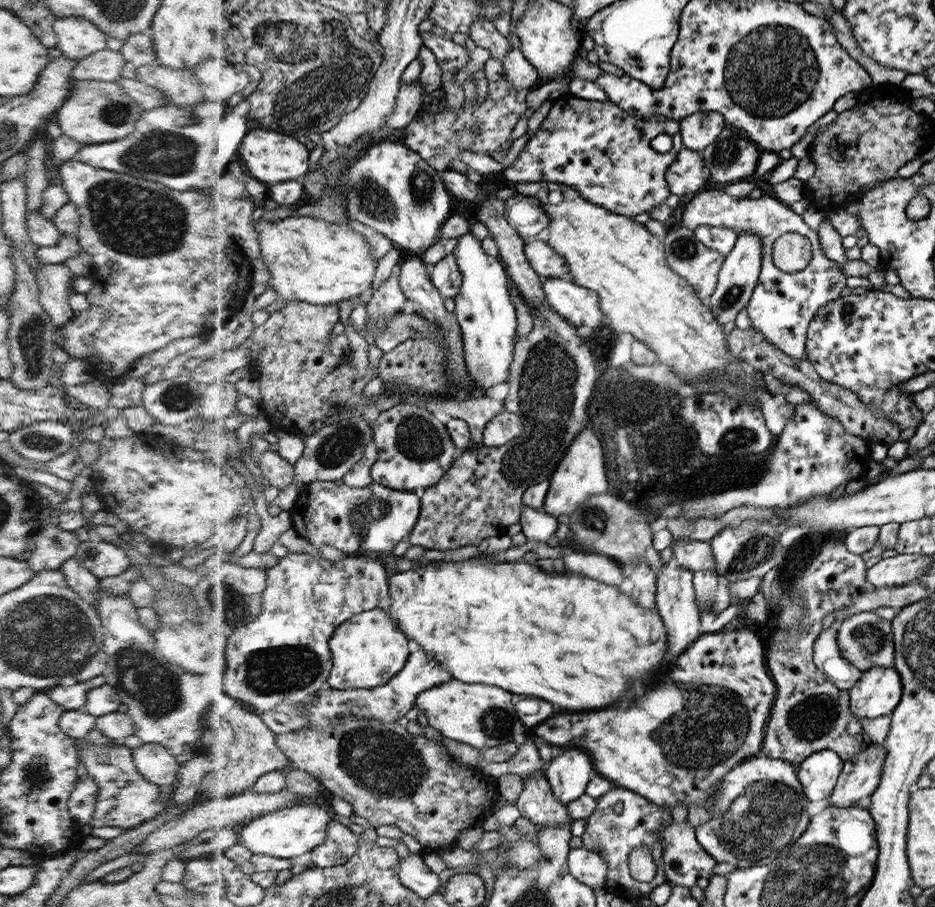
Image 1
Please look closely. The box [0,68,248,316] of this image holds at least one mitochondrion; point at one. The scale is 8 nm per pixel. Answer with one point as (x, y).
(135, 220)

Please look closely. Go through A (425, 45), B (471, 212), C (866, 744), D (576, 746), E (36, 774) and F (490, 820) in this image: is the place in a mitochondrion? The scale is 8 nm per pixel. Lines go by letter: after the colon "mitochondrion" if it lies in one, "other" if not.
A: other
B: other
C: other
D: other
E: mitochondrion
F: other

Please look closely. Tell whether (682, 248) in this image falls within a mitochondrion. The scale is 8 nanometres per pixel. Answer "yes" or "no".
yes

